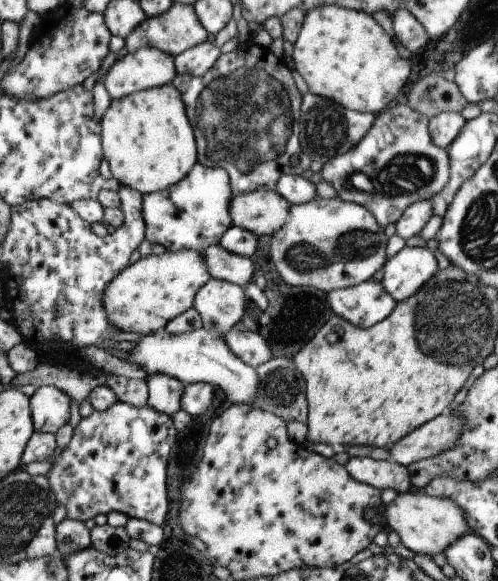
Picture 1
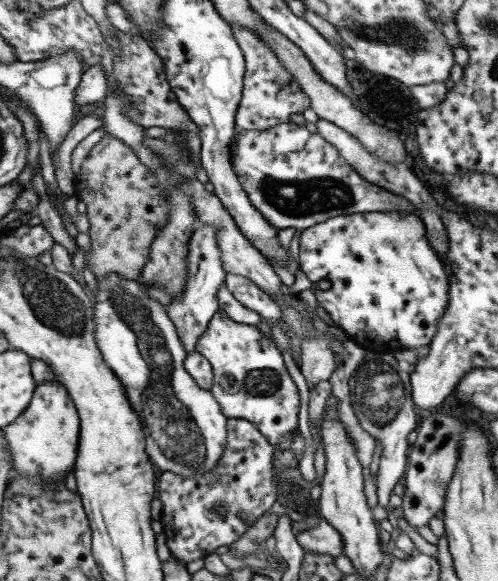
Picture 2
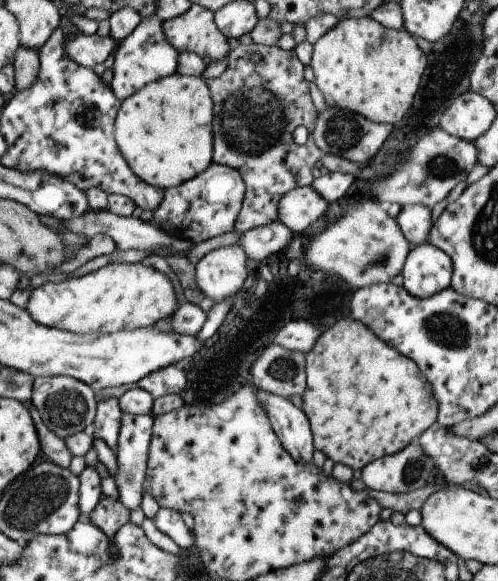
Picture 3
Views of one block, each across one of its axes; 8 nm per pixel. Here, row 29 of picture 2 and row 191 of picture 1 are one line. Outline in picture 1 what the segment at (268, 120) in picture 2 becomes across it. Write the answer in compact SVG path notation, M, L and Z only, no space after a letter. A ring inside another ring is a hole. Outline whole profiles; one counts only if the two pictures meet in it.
M248 41L247 43L239 44L236 50L229 52L228 54L220 54L215 60L210 70L207 70L206 74L199 77L193 77L187 74L176 75L173 81L170 83L179 94L179 99L184 107L184 112L191 126L193 137L195 140L196 147L196 163L201 164L203 167L222 167L226 171L228 177L228 184L230 192L233 195L239 195L246 191L253 191L258 188L273 189L275 182L280 178L281 175L299 175L303 171L308 171L308 164L310 159L302 154L301 147L293 140L295 132L295 120L297 119L300 112L300 101L301 95L294 86L290 70L282 62L281 58L275 58L269 48L263 48L263 46L257 46L257 44ZM295 156L297 158L297 164L291 166L290 158Z

